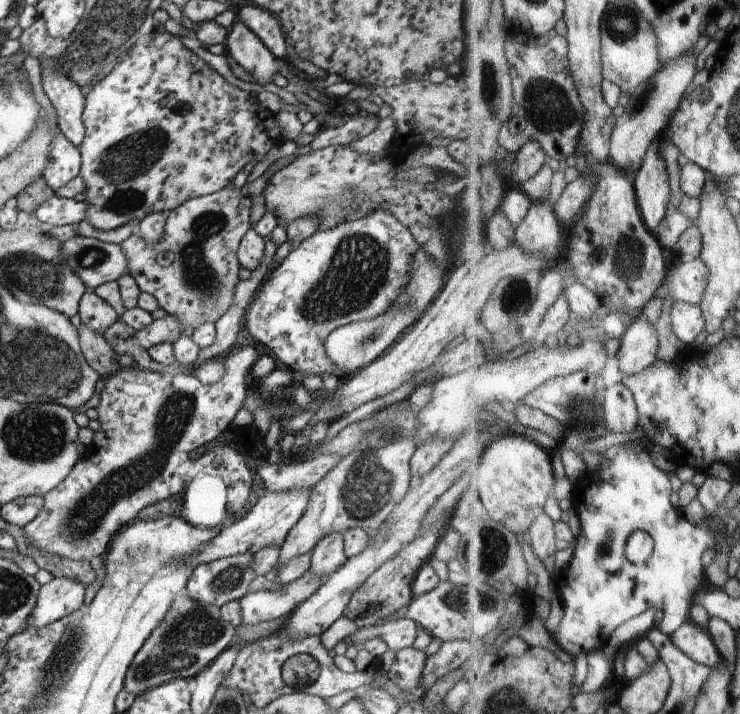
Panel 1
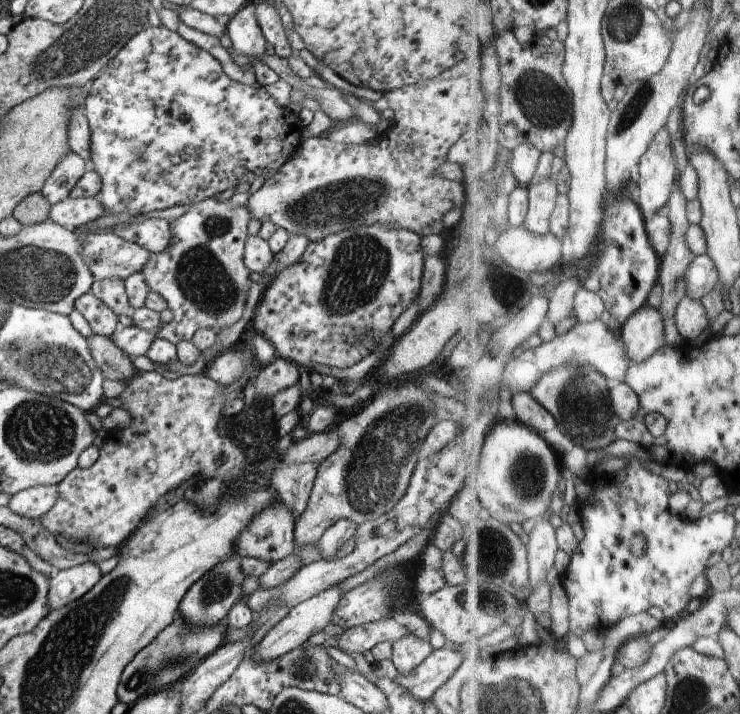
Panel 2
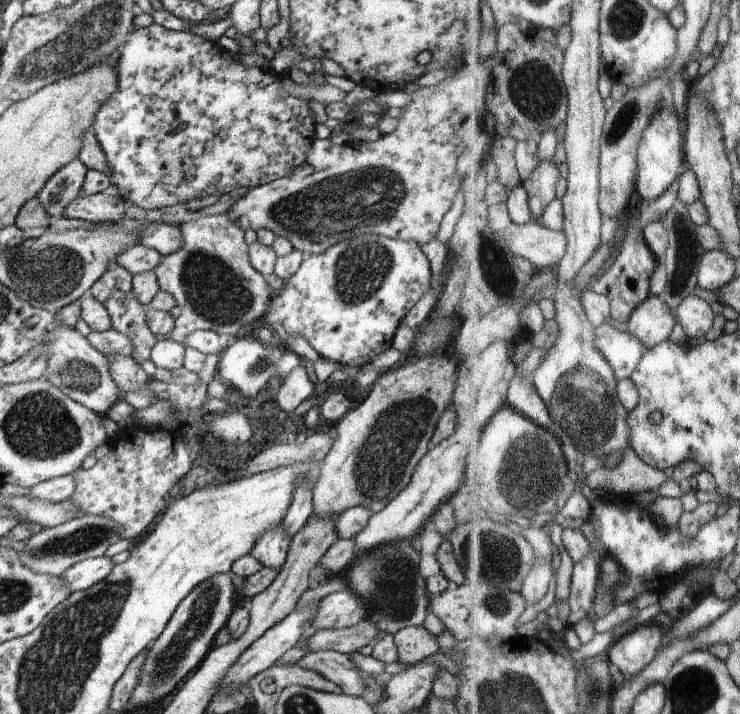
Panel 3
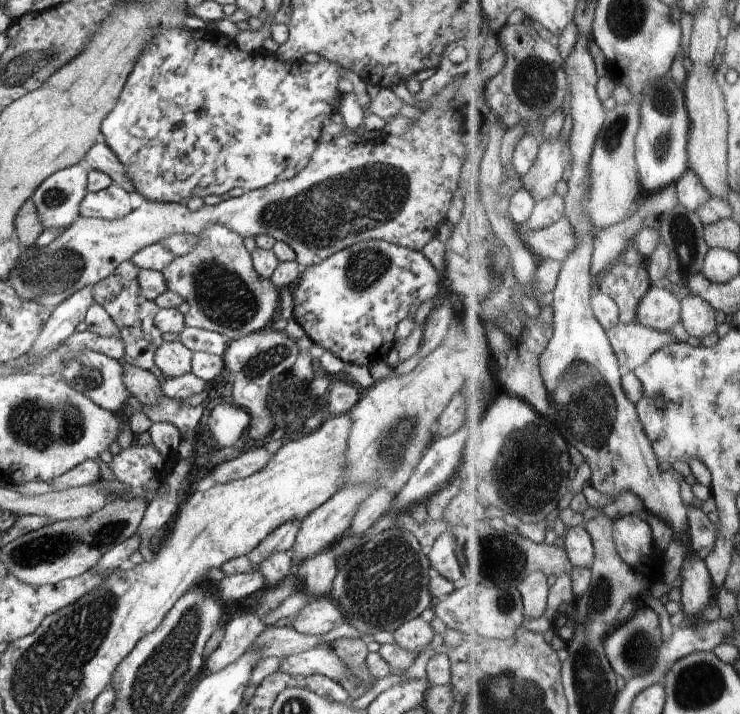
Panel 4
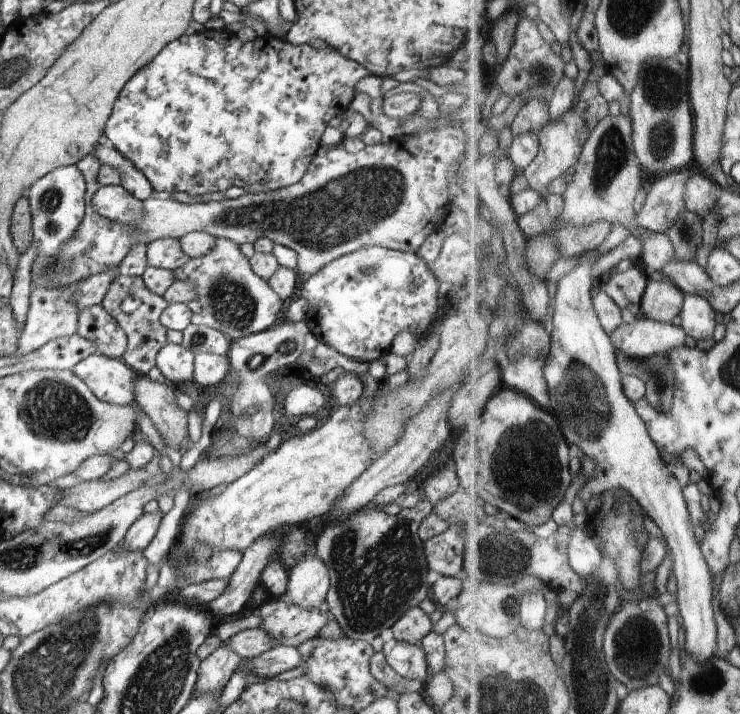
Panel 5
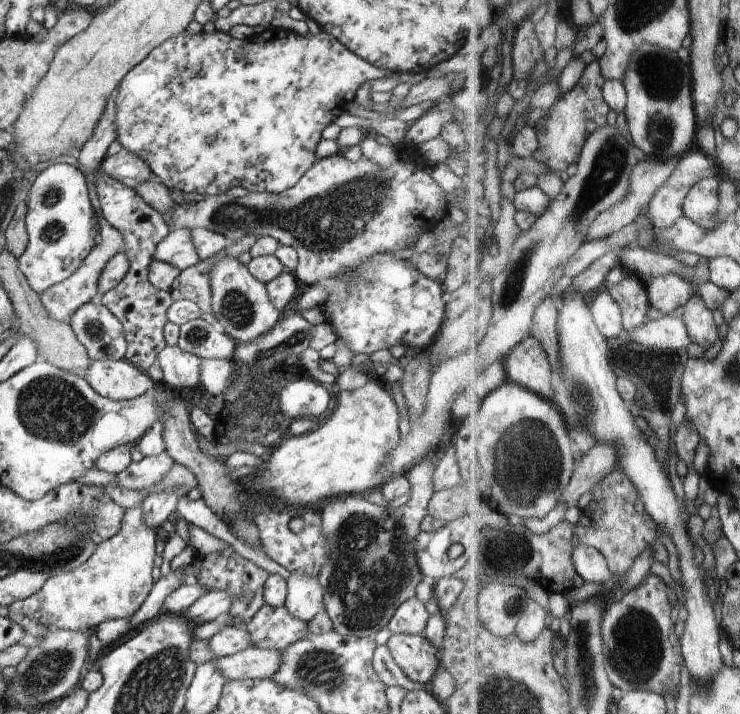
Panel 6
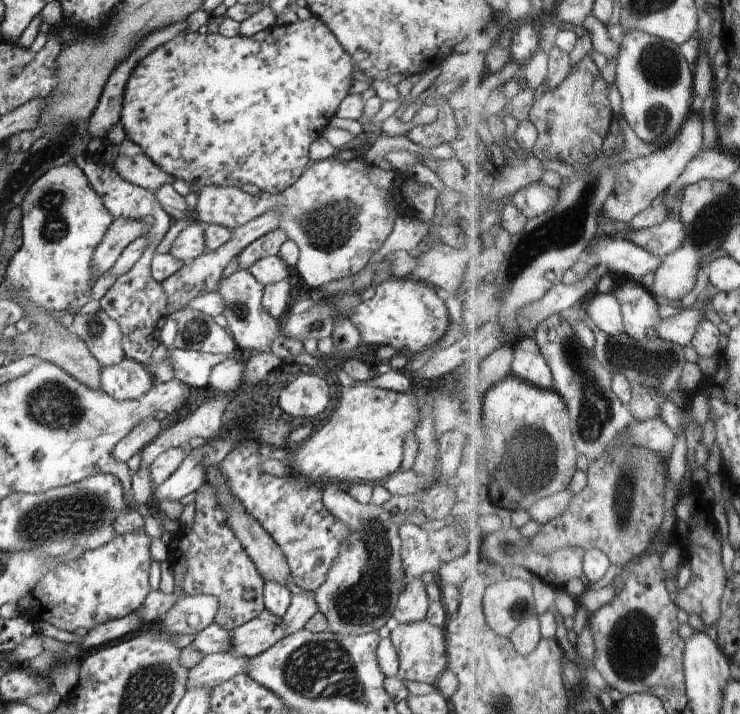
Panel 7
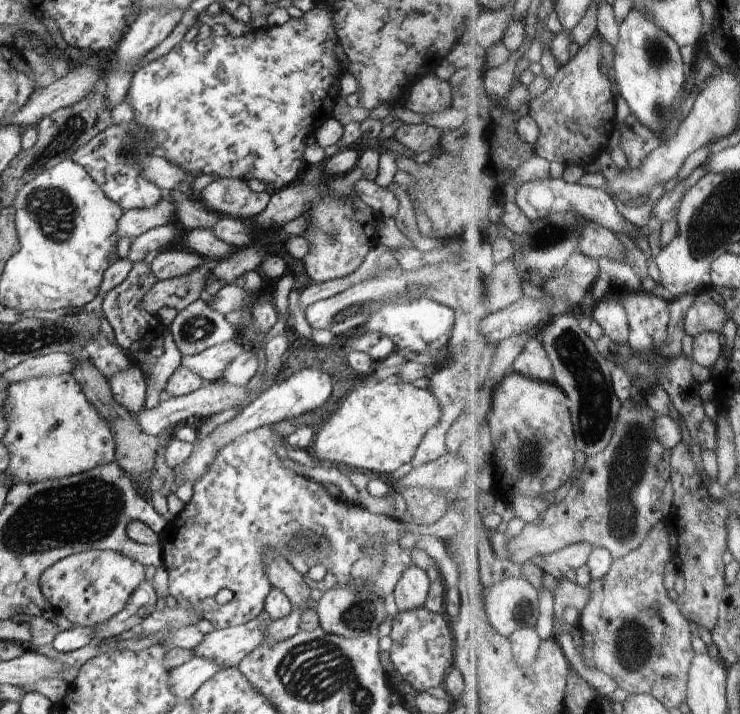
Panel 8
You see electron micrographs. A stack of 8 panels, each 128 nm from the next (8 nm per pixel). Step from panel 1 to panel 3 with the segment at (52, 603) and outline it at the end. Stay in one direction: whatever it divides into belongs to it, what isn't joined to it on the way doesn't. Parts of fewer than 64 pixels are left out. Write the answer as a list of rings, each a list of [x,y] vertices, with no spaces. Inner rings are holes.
[[[102,555],[101,557],[83,560],[76,566],[68,568],[66,574],[62,574],[60,578],[63,580],[63,584],[66,584],[66,588],[74,593],[86,590],[102,582],[102,580],[106,580],[115,566],[112,558]]]

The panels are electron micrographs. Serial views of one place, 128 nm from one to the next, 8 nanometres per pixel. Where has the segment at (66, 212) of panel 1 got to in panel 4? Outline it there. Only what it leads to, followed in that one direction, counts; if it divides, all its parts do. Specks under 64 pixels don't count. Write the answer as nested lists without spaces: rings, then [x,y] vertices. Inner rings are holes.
[[[117,185],[88,193],[80,202],[80,215],[114,220],[128,216],[134,209],[130,193]]]

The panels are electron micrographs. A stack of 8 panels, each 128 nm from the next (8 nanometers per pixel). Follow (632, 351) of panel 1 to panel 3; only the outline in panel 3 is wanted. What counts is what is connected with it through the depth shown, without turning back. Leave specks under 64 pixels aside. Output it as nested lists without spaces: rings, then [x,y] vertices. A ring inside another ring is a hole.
[[[653,295],[637,309],[628,331],[638,336],[647,348],[654,349],[670,341],[674,328],[678,326],[677,317],[662,295]]]

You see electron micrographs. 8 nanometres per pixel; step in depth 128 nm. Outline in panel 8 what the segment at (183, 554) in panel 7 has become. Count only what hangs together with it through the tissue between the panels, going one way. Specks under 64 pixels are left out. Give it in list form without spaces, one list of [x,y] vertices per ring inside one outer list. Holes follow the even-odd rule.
[[[264,425],[256,430],[250,430],[250,432],[240,433],[236,436],[234,442],[226,444],[220,452],[216,452],[216,460],[212,460],[210,468],[206,470],[200,478],[196,478],[193,483],[193,495],[189,502],[184,504],[183,509],[177,514],[174,519],[171,519],[165,528],[159,534],[160,547],[162,553],[163,566],[166,569],[168,584],[169,584],[169,594],[176,598],[178,605],[189,604],[194,612],[200,614],[201,619],[206,619],[214,626],[215,629],[223,629],[226,627],[242,626],[251,620],[254,620],[260,612],[263,610],[263,604],[266,596],[270,594],[272,586],[266,576],[266,568],[264,568],[264,554],[266,550],[276,550],[282,558],[286,558],[286,562],[291,564],[301,575],[307,578],[307,583],[311,590],[318,588],[322,591],[328,592],[331,588],[338,588],[338,586],[350,586],[352,590],[362,590],[366,588],[372,596],[377,596],[387,601],[390,601],[393,590],[395,589],[396,583],[400,578],[400,574],[410,566],[414,564],[412,562],[412,550],[408,548],[402,548],[398,542],[398,523],[400,521],[390,519],[384,515],[371,514],[367,510],[363,509],[362,506],[345,500],[338,500],[338,498],[332,498],[328,494],[326,486],[324,484],[314,481],[314,479],[309,479],[298,475],[294,471],[286,468],[280,458],[276,455],[274,450],[274,440],[280,442],[278,434],[274,432],[268,425]],[[370,538],[378,538],[382,544],[386,544],[386,548],[382,552],[378,552],[380,548],[376,548],[372,544],[372,548],[364,548],[364,542],[370,540]],[[220,590],[230,590],[233,594],[232,600],[227,604],[218,604],[216,602],[216,594]]]

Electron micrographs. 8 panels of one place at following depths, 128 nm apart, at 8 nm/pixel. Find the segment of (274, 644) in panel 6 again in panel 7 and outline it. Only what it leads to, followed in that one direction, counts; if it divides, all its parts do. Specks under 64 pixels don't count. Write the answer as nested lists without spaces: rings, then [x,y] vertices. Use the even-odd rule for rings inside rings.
[[[268,611],[261,612],[256,618],[230,631],[230,646],[224,653],[232,652],[246,658],[258,656],[270,646],[287,635],[283,618]]]

